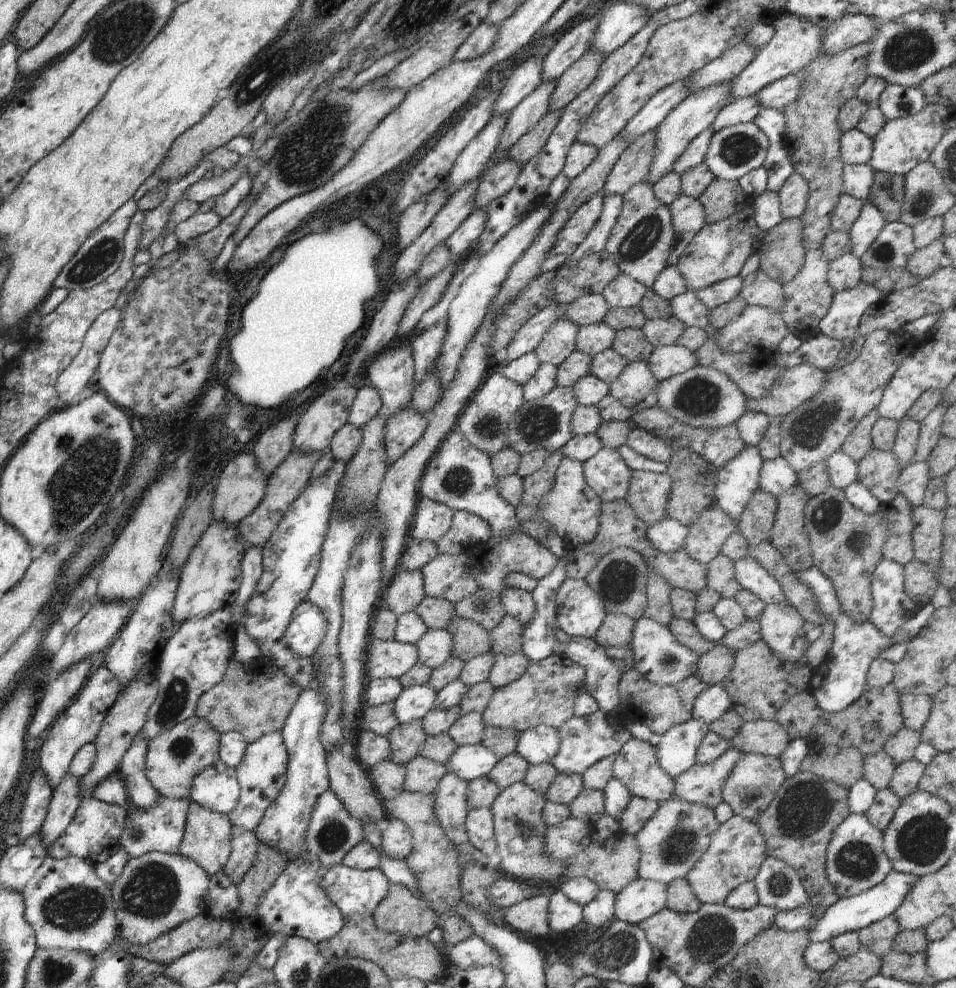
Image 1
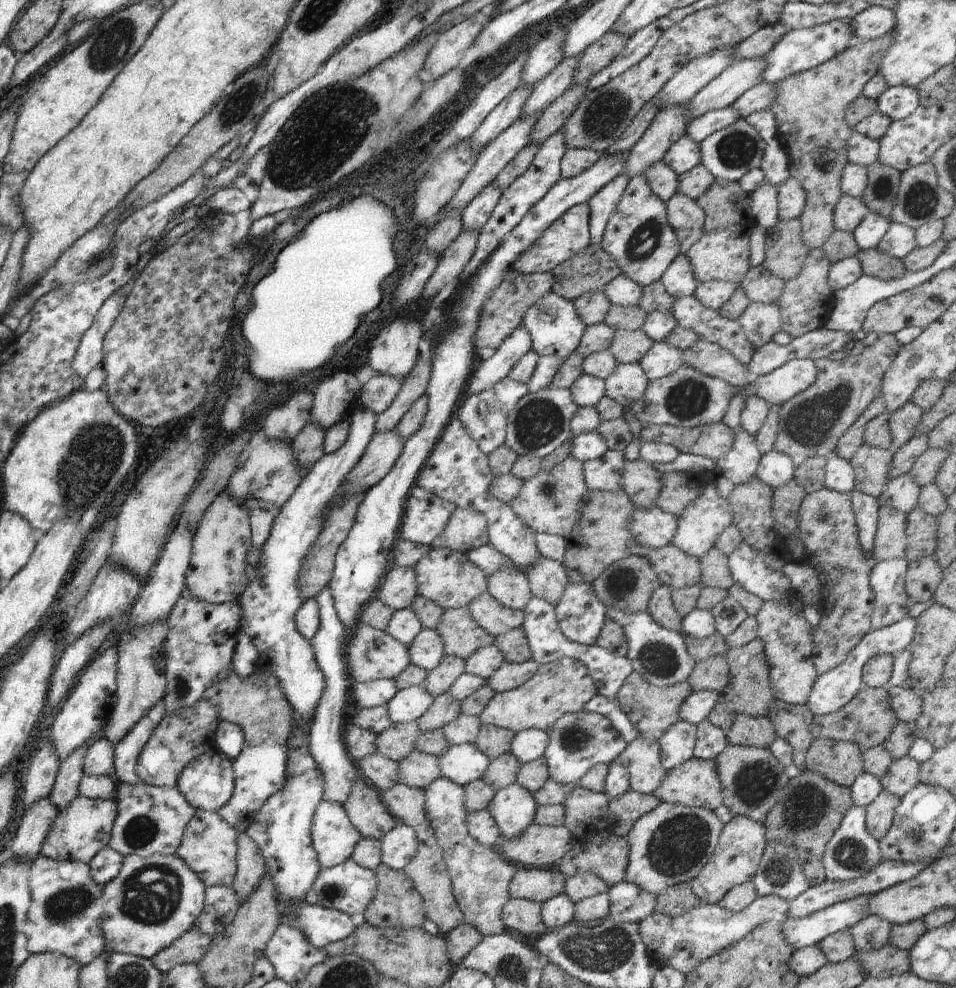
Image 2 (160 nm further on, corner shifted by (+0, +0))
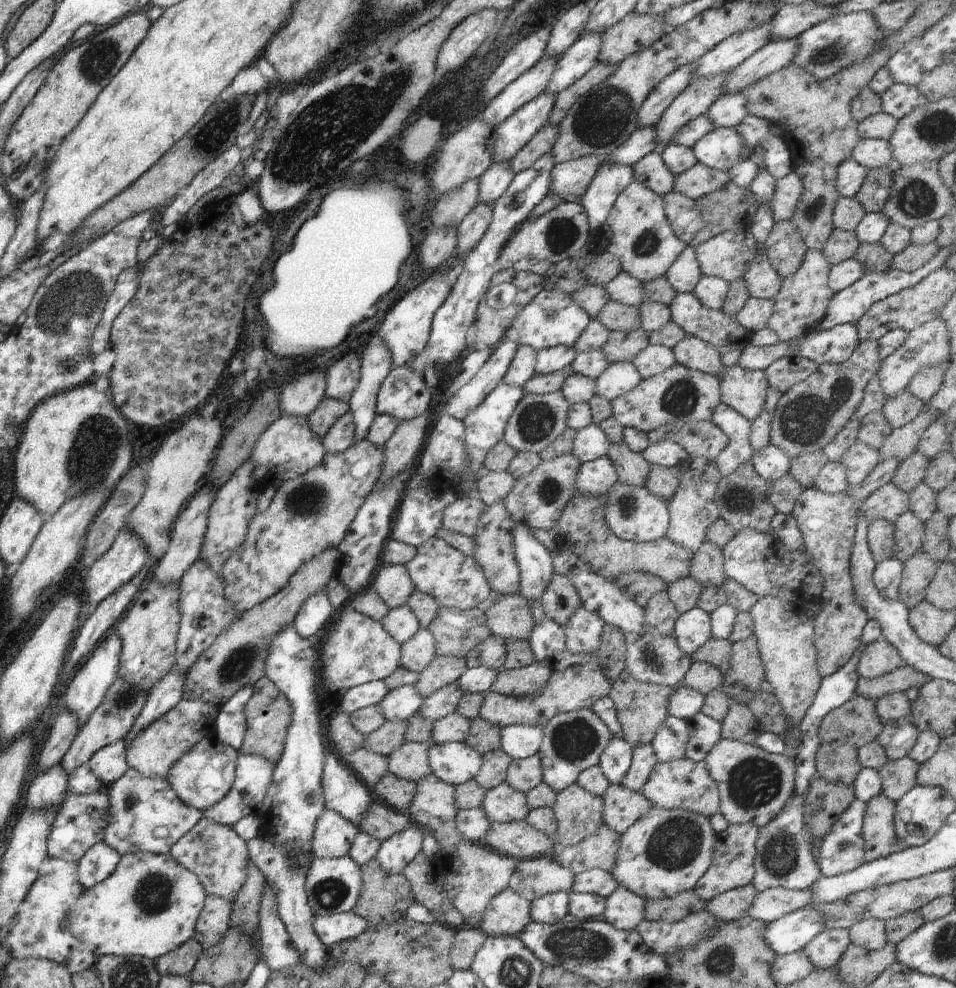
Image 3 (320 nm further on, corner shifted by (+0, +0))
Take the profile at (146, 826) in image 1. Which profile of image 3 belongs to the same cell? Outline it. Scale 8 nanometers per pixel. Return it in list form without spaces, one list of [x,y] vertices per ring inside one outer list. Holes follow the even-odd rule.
[[[128,767],[124,776],[105,789],[109,798],[108,826],[103,841],[121,855],[134,853],[168,853],[175,842],[184,836],[203,817],[201,810],[184,804],[172,790],[170,783],[162,777],[147,777],[140,771]]]

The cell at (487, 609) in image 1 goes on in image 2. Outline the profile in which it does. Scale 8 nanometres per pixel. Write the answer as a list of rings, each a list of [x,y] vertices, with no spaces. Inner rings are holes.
[[[488,591],[475,598],[467,608],[472,618],[493,637],[519,629],[525,619],[523,611],[502,606]]]

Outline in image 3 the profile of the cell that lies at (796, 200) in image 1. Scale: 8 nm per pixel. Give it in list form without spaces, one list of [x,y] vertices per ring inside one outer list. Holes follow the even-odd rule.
[[[792,172],[781,179],[776,179],[775,191],[769,202],[771,214],[775,222],[791,220],[796,203],[802,194],[801,177]]]

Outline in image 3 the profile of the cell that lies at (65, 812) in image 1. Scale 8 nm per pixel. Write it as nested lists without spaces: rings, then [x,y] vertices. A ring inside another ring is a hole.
[[[120,674],[108,687],[107,693],[103,696],[100,706],[92,711],[88,720],[79,728],[76,738],[69,746],[68,752],[64,754],[60,764],[68,776],[75,768],[87,763],[93,754],[96,754],[102,747],[113,742],[125,740],[127,734],[132,730],[136,717],[142,712],[147,701],[147,692],[134,683],[129,683]]]

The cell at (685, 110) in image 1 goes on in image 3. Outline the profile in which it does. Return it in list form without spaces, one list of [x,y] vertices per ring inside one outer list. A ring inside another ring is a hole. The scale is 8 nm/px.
[[[797,38],[776,39],[751,54],[740,66],[731,70],[725,80],[725,93],[736,94],[749,84],[788,67],[799,49]]]

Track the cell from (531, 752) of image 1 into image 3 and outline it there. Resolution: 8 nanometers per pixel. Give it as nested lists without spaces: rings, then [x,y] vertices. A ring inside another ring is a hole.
[[[523,724],[501,727],[499,735],[501,749],[513,759],[536,755],[543,741],[542,728]]]

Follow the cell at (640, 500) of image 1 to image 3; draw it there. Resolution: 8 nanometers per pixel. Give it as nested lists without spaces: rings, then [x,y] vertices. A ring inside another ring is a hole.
[[[626,443],[609,446],[607,456],[618,473],[619,480],[632,486],[645,486],[651,464],[642,453],[633,451]]]

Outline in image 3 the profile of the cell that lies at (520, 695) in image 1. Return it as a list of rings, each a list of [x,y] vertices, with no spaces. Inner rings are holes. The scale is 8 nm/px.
[[[598,662],[572,665],[561,671],[552,671],[547,685],[530,697],[516,698],[488,691],[484,694],[479,716],[499,727],[523,724],[543,728],[557,714],[590,709],[593,702],[609,696],[611,685]]]

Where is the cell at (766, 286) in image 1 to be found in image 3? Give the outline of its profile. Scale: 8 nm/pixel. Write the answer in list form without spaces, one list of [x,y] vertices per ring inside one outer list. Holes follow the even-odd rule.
[[[757,253],[744,279],[749,293],[757,299],[773,299],[783,281],[783,277],[772,268],[765,253]]]

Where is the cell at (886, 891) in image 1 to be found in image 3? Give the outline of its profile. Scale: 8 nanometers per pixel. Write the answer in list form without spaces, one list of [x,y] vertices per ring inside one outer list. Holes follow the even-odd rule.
[[[808,906],[767,923],[763,939],[777,955],[785,955],[803,949],[824,930],[824,917]]]

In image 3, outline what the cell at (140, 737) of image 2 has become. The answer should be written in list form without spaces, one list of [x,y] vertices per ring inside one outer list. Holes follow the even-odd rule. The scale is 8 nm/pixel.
[[[176,664],[152,686],[147,694],[147,701],[142,712],[136,717],[132,730],[127,738],[135,737],[142,729],[145,729],[154,720],[166,714],[183,699],[183,682],[185,676]]]

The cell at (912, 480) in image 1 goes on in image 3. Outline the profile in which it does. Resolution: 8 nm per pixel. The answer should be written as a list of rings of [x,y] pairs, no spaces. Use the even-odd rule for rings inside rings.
[[[890,482],[875,490],[859,504],[858,513],[872,522],[884,519],[893,523],[901,514],[909,510],[909,494]]]

